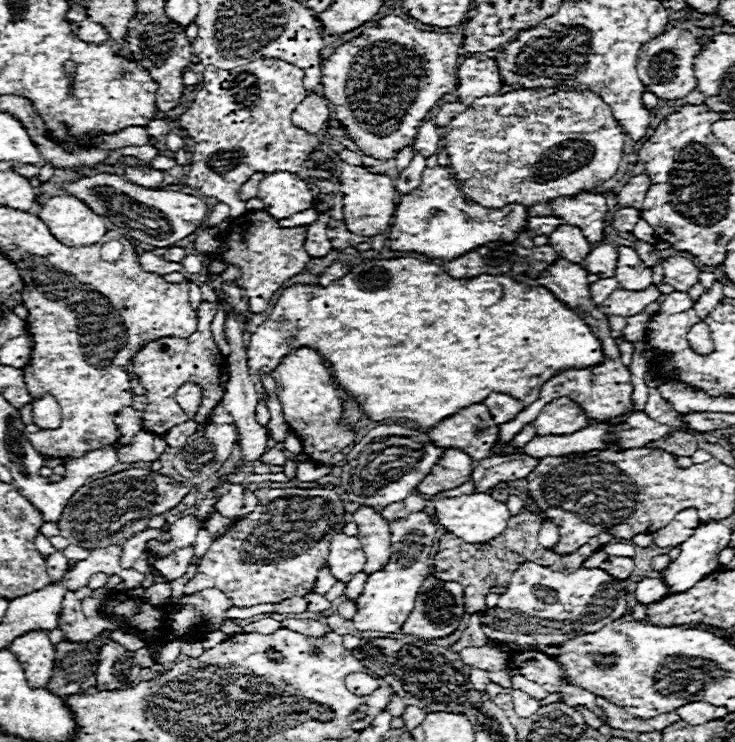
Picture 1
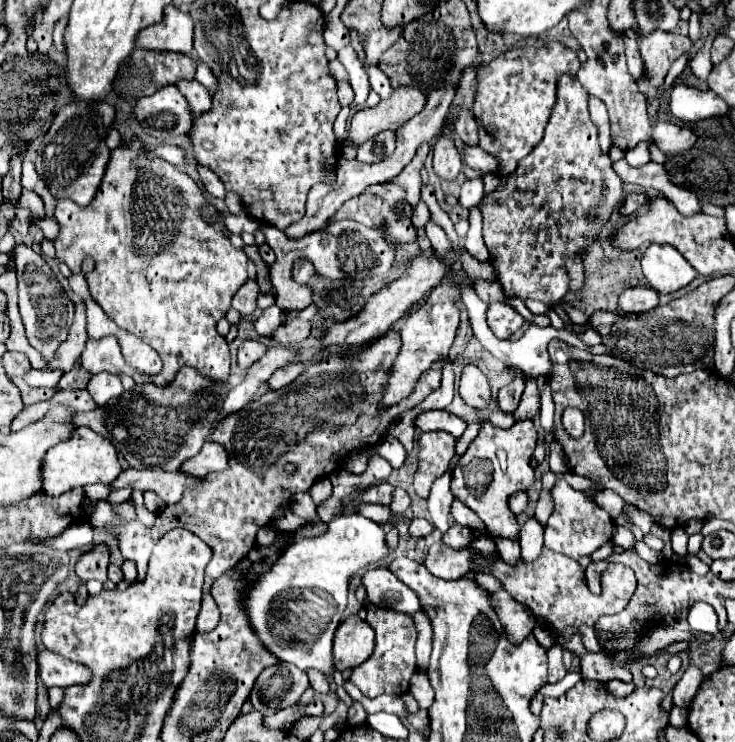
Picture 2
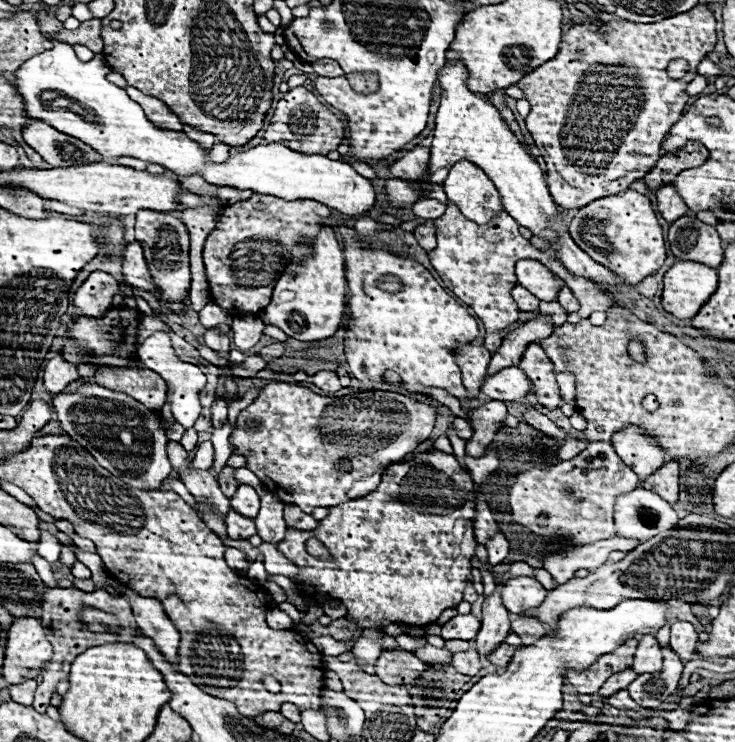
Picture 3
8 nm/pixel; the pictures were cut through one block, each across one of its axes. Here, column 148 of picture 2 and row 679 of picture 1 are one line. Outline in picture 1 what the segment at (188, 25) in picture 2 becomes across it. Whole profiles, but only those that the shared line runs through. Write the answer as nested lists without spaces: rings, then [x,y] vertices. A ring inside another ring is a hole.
[[[44,630],[28,632],[14,640],[10,646],[12,652],[20,658],[20,666],[24,668],[26,680],[30,688],[44,688],[52,676],[54,668],[54,646]]]

